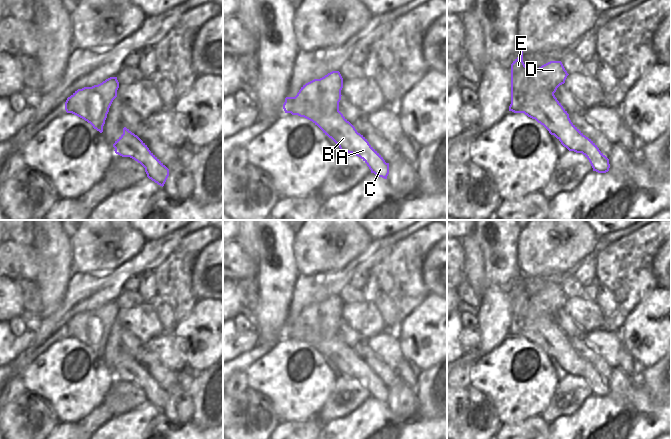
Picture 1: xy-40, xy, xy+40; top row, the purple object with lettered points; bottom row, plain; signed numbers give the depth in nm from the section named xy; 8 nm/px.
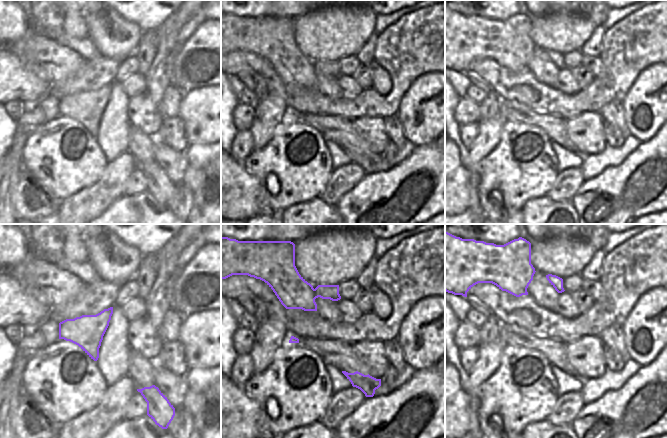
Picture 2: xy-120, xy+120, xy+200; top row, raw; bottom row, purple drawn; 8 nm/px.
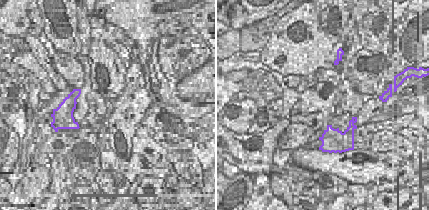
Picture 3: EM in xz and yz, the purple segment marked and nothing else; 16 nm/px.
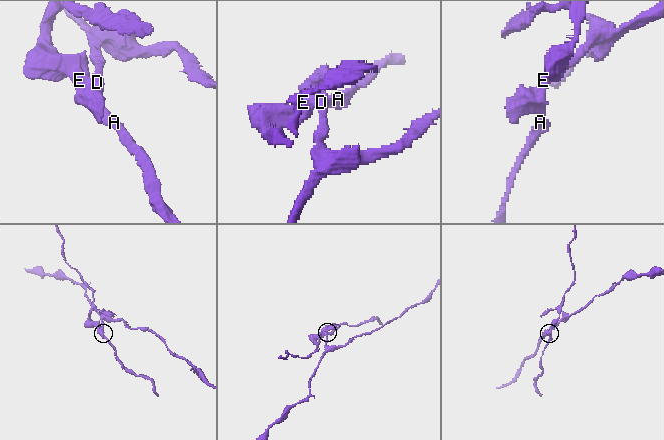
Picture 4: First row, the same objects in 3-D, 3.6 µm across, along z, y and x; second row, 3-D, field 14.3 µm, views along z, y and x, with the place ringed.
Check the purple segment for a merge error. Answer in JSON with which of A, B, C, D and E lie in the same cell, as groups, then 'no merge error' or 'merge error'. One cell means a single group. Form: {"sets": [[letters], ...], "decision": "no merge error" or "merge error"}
{"sets": [["A", "B", "C", "E"], ["D"]], "decision": "merge error"}

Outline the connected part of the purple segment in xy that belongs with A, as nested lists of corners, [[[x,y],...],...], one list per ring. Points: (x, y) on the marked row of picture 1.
[[[316,109],[315,116],[322,117],[325,120],[325,124],[319,128],[339,146],[341,151],[360,157],[367,164],[371,173],[387,179],[389,163],[385,162],[383,157],[363,135],[357,132],[340,111],[328,115],[320,109]]]

